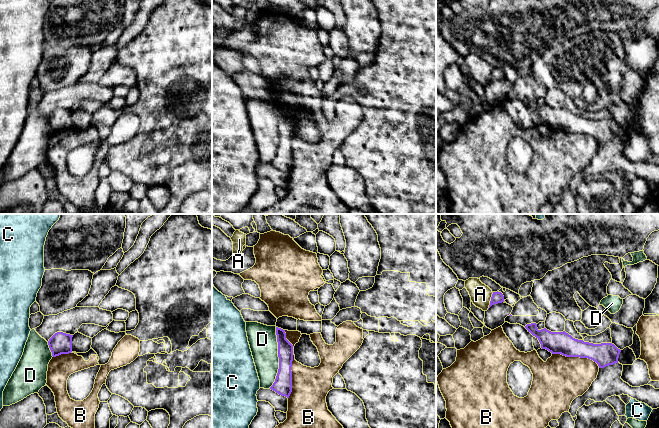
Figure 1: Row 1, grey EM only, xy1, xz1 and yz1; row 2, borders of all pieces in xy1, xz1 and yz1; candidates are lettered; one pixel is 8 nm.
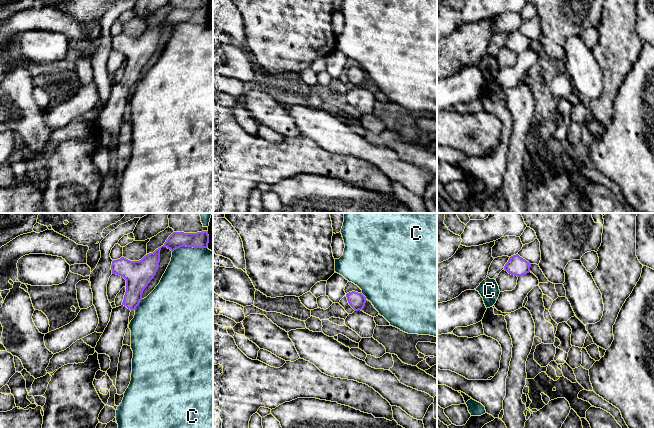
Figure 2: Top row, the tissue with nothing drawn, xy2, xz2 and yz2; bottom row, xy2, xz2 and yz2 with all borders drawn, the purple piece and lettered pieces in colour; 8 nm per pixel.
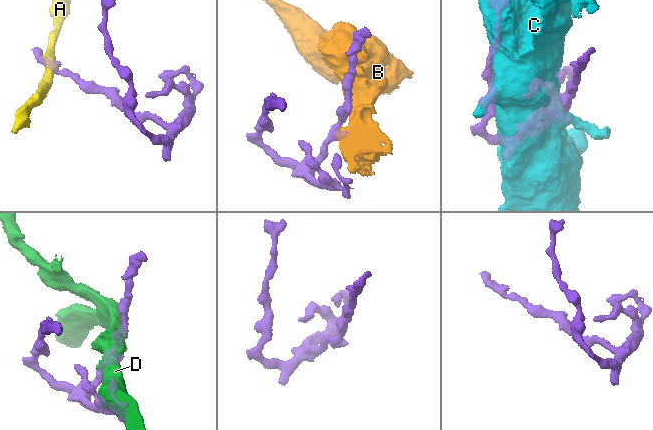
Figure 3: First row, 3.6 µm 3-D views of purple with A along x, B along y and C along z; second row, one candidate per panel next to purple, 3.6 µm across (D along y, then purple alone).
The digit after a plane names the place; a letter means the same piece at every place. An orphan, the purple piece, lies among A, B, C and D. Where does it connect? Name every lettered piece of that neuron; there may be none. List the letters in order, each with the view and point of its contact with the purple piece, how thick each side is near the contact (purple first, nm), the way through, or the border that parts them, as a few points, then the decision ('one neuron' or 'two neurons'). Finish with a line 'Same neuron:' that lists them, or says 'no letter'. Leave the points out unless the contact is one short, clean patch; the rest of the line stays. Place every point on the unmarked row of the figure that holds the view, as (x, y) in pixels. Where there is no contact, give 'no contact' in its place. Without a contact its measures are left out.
A: meets purple in yz1 at (491, 76); 100 nm thick on the purple side, 170 nm on the other; border along yz1 (493, 68), (487, 84); two neurons
B: meets purple in xz1 at (291, 140); 140 nm thick on the purple side, 300 nm on the other; two neurons
C: meets purple in xy2 at (189, 22); 130 nm thick on the purple side, 460 nm on the other; two neurons
D: meets purple in xz1 at (279, 134); 140 nm thick on the purple side, 220 nm on the other; two neurons
Same neuron: no letter

